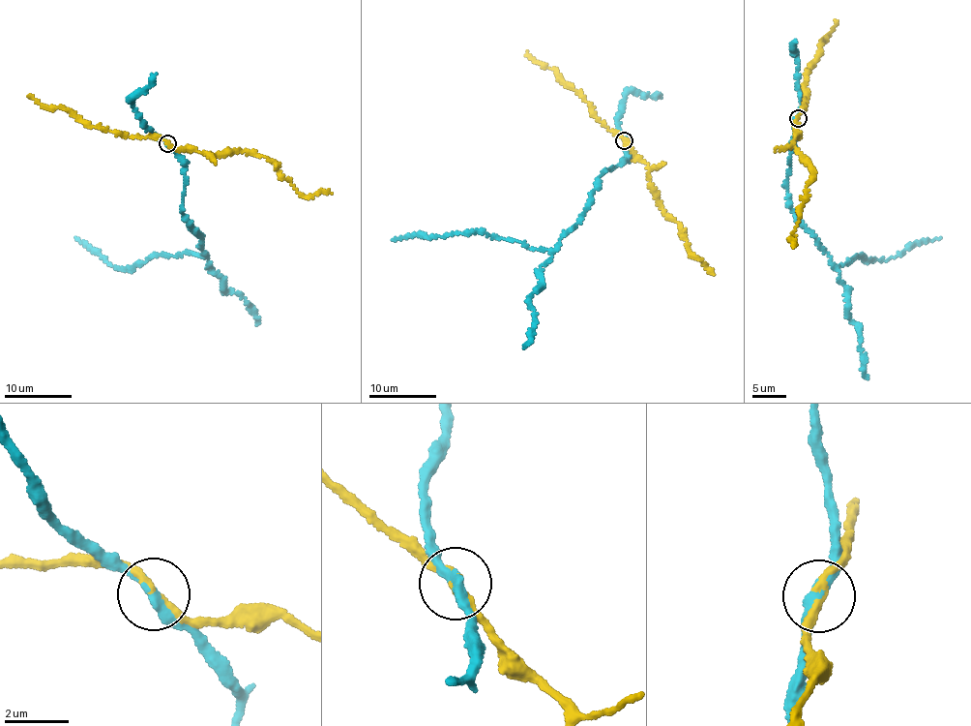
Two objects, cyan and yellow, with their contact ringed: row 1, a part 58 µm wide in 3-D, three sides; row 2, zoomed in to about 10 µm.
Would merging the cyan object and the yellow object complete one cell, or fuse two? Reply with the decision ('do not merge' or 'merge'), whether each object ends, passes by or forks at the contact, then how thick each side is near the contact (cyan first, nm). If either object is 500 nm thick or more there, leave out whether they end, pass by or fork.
do not merge; cyan passes by; yellow passes by; 320 nm thick on the cyan side, 240 nm on the other

